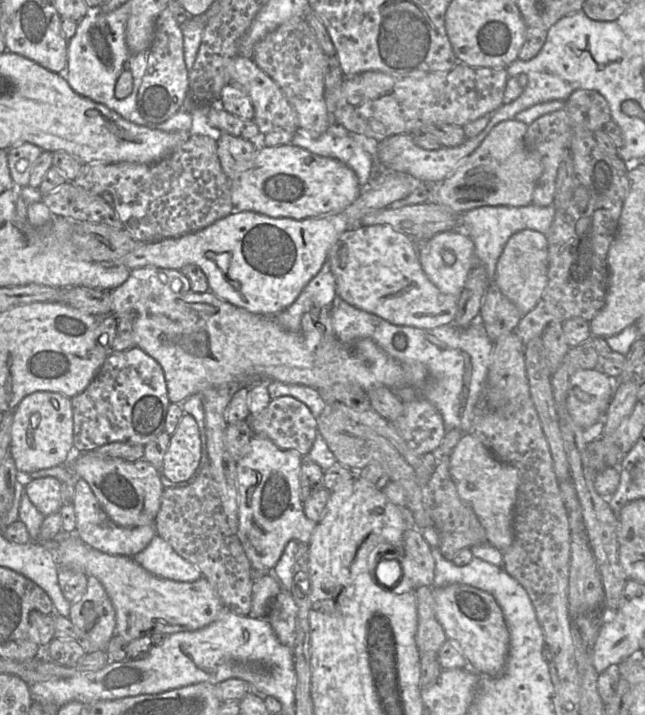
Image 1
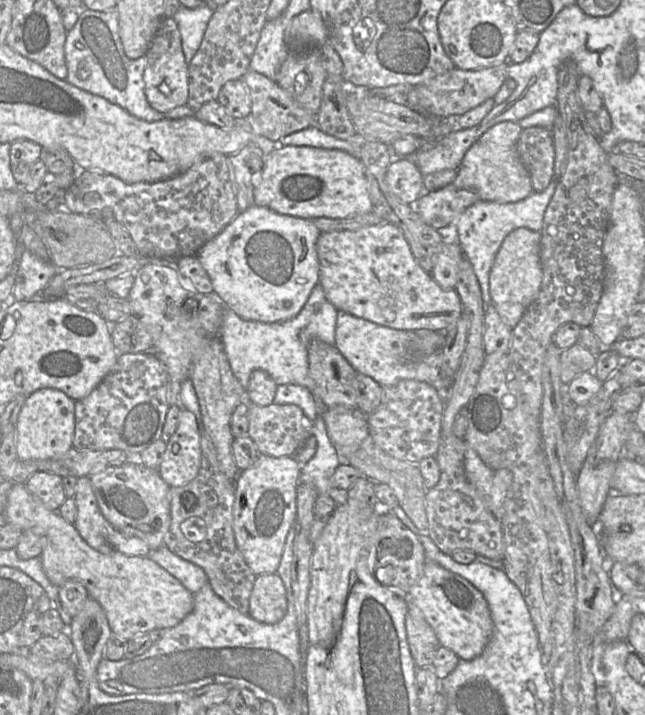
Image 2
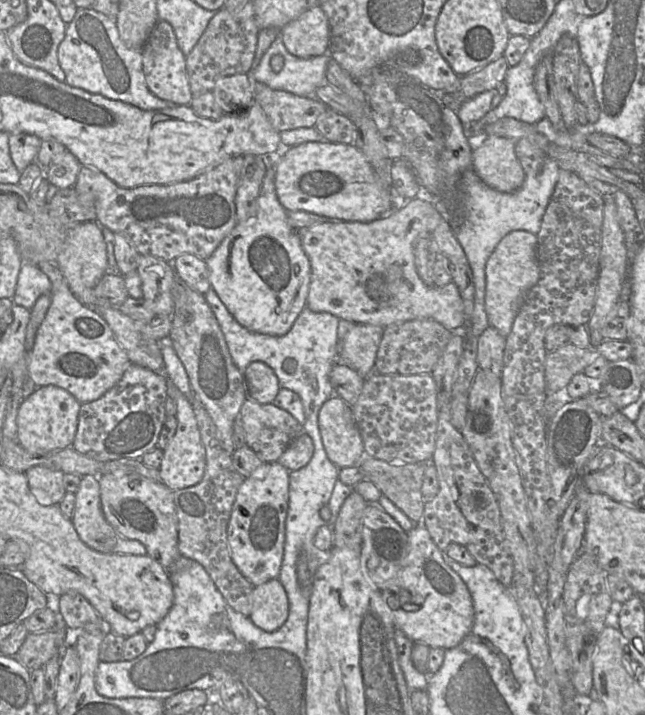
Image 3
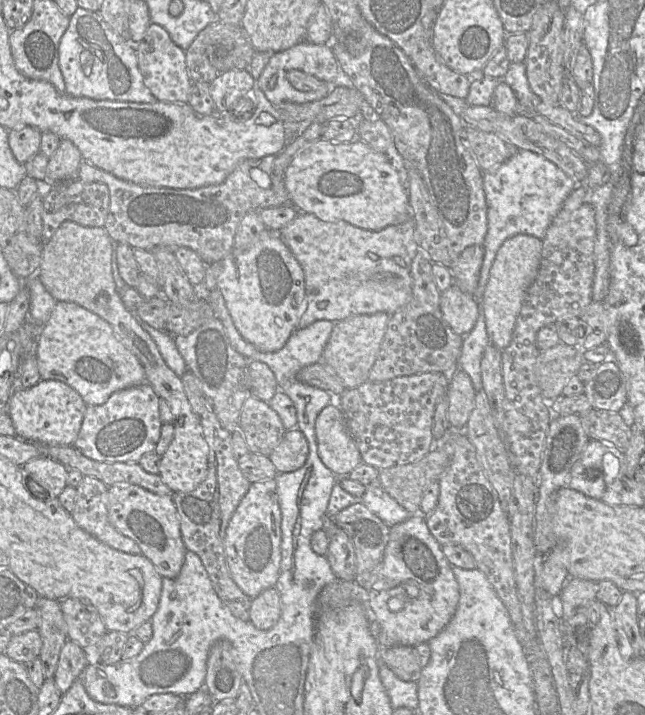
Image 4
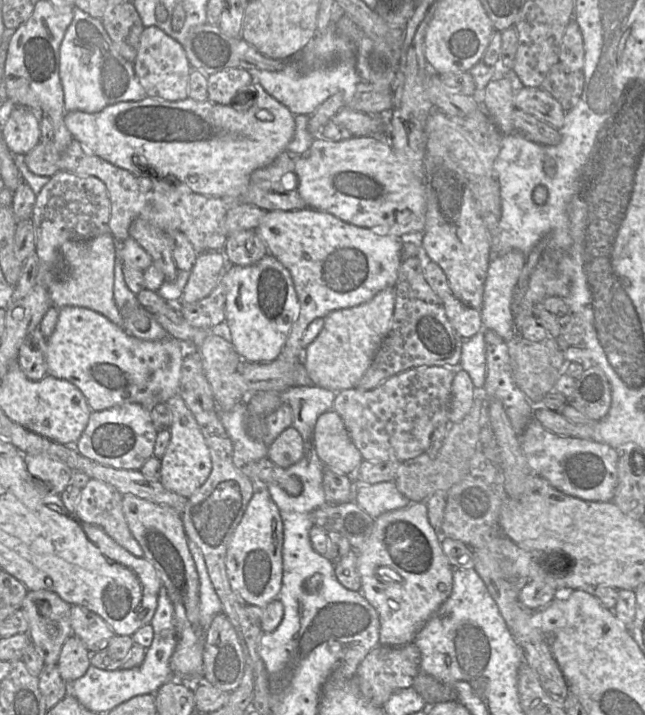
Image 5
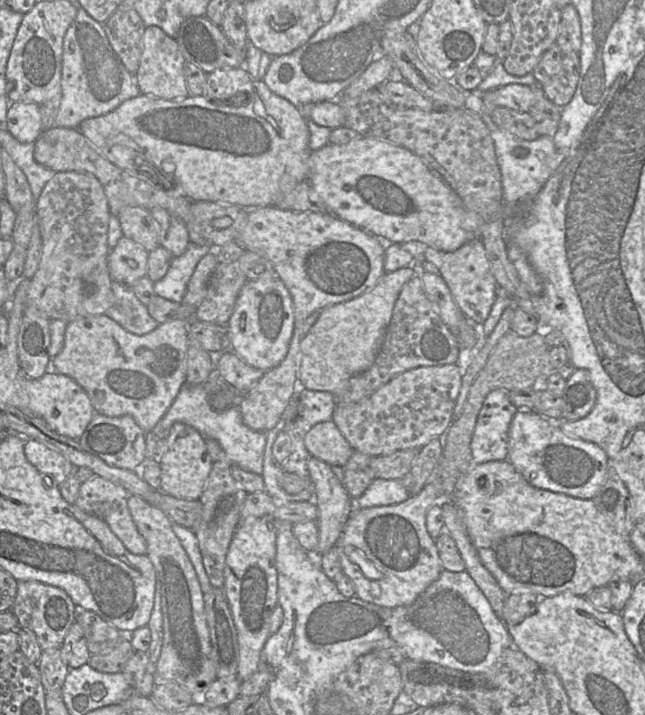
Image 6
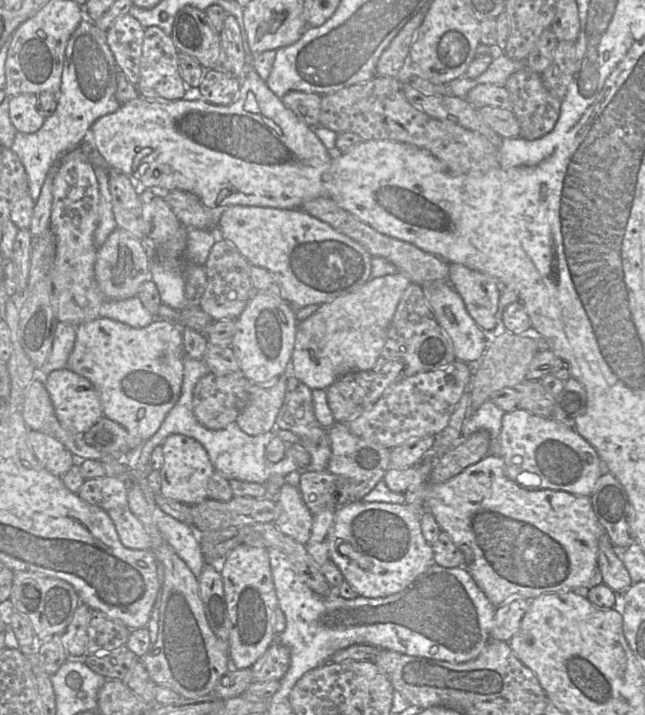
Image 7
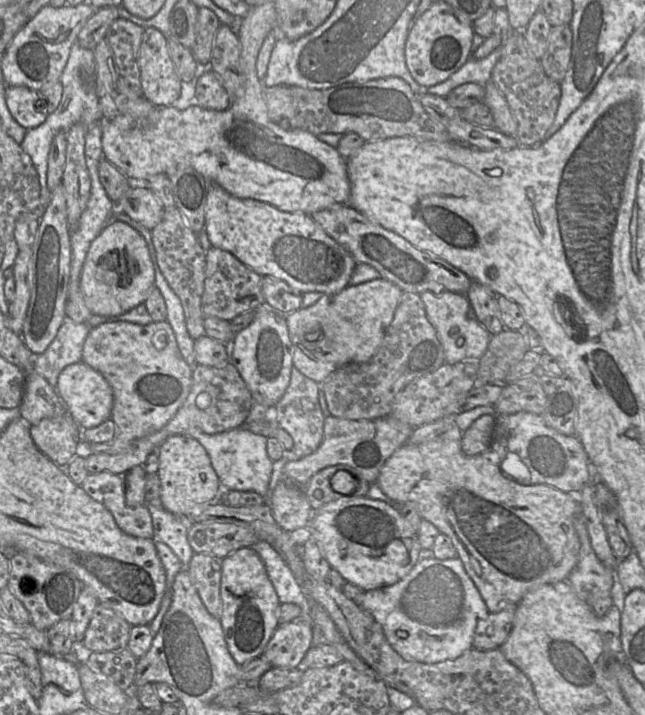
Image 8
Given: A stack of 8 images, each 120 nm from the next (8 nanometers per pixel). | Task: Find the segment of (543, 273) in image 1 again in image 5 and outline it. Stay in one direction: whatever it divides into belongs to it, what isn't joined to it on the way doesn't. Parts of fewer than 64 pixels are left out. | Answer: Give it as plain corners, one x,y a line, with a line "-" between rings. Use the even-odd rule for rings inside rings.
512,250
493,259
488,266
483,302
480,308
481,321
485,329
494,331
505,341
509,341
516,333
511,301
514,287
521,275
526,258
527,255
522,251

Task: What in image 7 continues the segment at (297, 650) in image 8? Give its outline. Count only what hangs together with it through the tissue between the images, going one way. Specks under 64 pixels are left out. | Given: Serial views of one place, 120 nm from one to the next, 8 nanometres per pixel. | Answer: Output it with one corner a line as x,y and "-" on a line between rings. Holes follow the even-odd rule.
274,640
251,667
254,682
280,681
288,671
290,662
289,648

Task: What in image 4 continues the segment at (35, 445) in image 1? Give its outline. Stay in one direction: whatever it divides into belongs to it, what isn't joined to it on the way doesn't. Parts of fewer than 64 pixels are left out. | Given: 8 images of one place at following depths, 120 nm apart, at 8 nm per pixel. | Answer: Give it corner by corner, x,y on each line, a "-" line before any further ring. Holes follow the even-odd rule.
40,380
30,388
17,390
8,402
7,412
15,427
16,436
40,445
73,446
87,404
69,385
58,380

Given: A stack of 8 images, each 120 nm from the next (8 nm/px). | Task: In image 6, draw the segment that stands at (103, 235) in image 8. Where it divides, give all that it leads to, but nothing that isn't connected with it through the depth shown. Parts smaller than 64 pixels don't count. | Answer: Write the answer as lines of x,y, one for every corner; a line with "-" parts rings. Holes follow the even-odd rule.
122,236
108,253
108,267
112,280
131,286
147,276
149,252
134,240

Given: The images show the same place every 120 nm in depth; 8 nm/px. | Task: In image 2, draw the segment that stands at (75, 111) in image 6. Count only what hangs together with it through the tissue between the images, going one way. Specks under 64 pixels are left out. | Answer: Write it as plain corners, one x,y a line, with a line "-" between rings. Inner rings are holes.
87,8
79,10
79,18
67,33
65,60
68,69
67,81
87,92
100,96
116,104
134,117
155,122
162,119
181,119
195,116
195,111
187,104
168,112
158,112
148,103
145,95
144,70
147,65
146,55
131,60
125,53
119,35
118,12
95,11

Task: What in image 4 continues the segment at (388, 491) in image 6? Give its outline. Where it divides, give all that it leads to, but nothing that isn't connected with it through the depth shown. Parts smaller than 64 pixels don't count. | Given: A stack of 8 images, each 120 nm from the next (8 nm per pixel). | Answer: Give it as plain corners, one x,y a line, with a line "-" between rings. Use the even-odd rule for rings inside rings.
379,484
367,485
366,492
360,501
391,527
407,520
411,515

